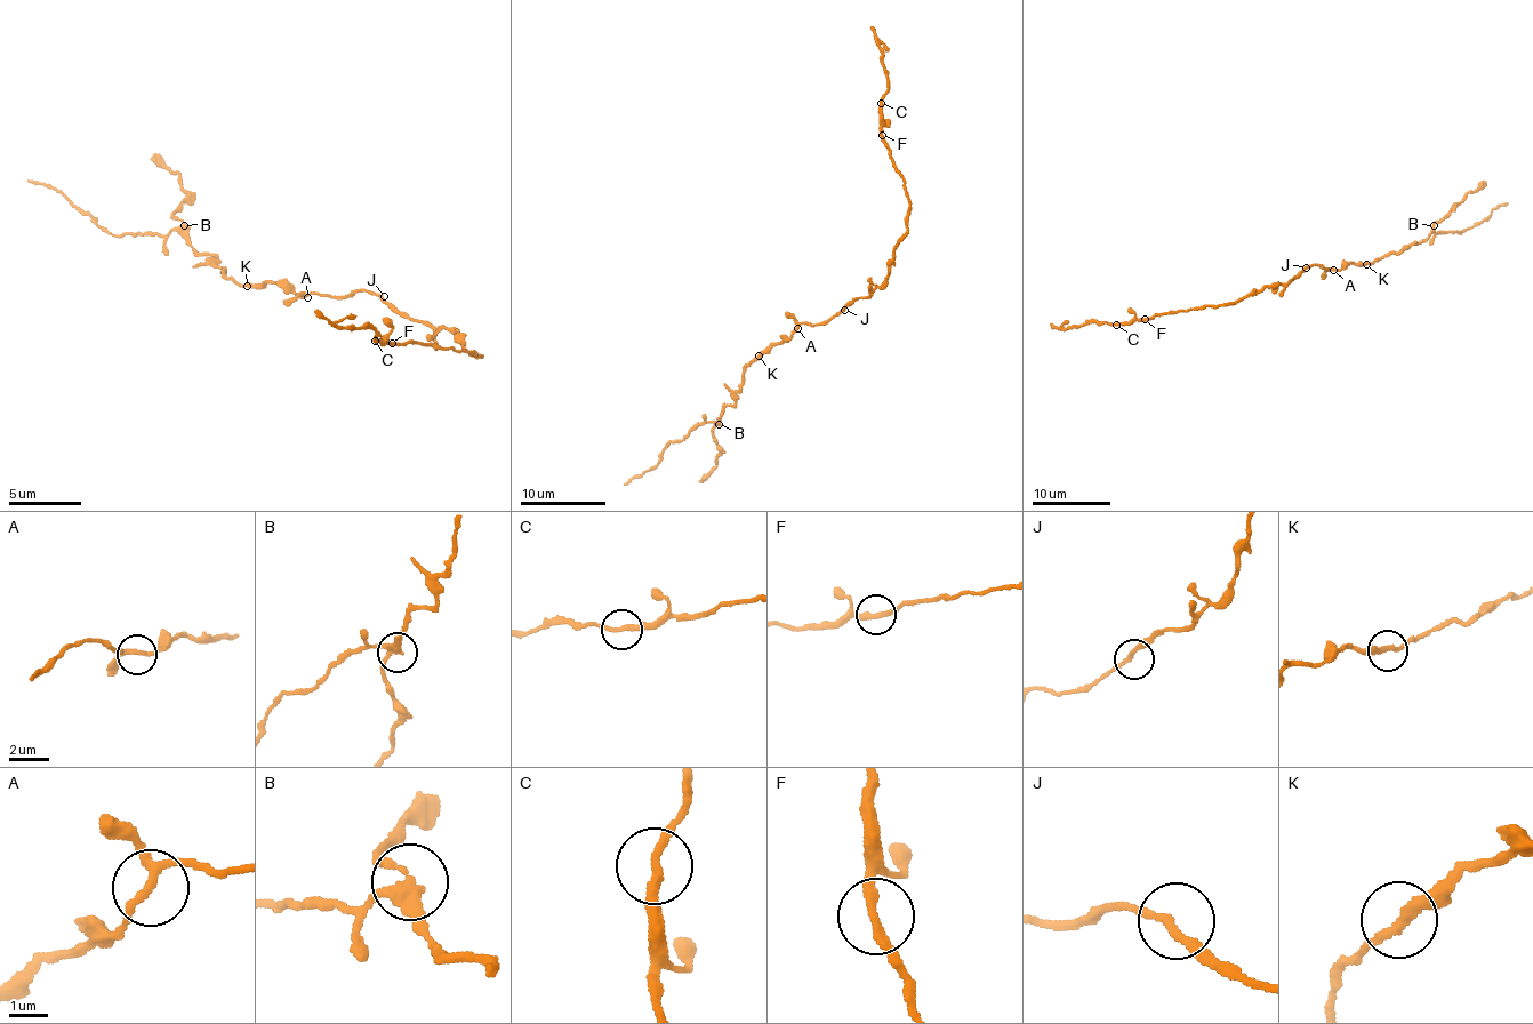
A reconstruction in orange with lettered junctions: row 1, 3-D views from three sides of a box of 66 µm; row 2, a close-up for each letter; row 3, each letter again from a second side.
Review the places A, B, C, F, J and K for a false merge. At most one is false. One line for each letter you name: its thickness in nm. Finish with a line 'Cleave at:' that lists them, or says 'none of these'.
B: calibre 220 nm
Cleave at: B

